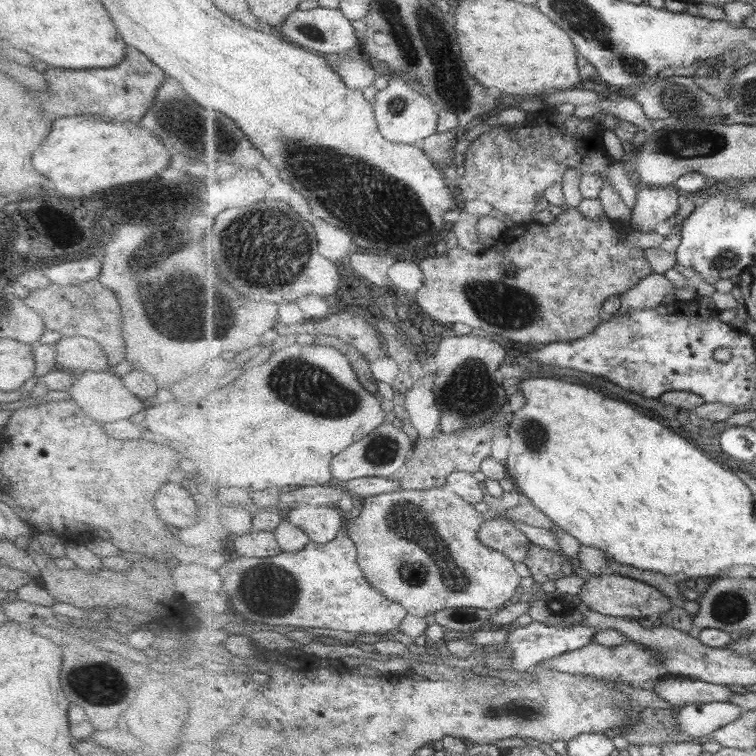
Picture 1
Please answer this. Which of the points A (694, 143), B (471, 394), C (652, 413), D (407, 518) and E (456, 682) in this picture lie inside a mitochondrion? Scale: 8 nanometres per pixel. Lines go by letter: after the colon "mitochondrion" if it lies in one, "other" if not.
A: mitochondrion
B: mitochondrion
C: other
D: mitochondrion
E: other

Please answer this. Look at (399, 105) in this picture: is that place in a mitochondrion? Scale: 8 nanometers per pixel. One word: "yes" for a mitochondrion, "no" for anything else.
yes

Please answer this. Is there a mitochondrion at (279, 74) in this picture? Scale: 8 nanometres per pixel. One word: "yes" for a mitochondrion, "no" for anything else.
no

